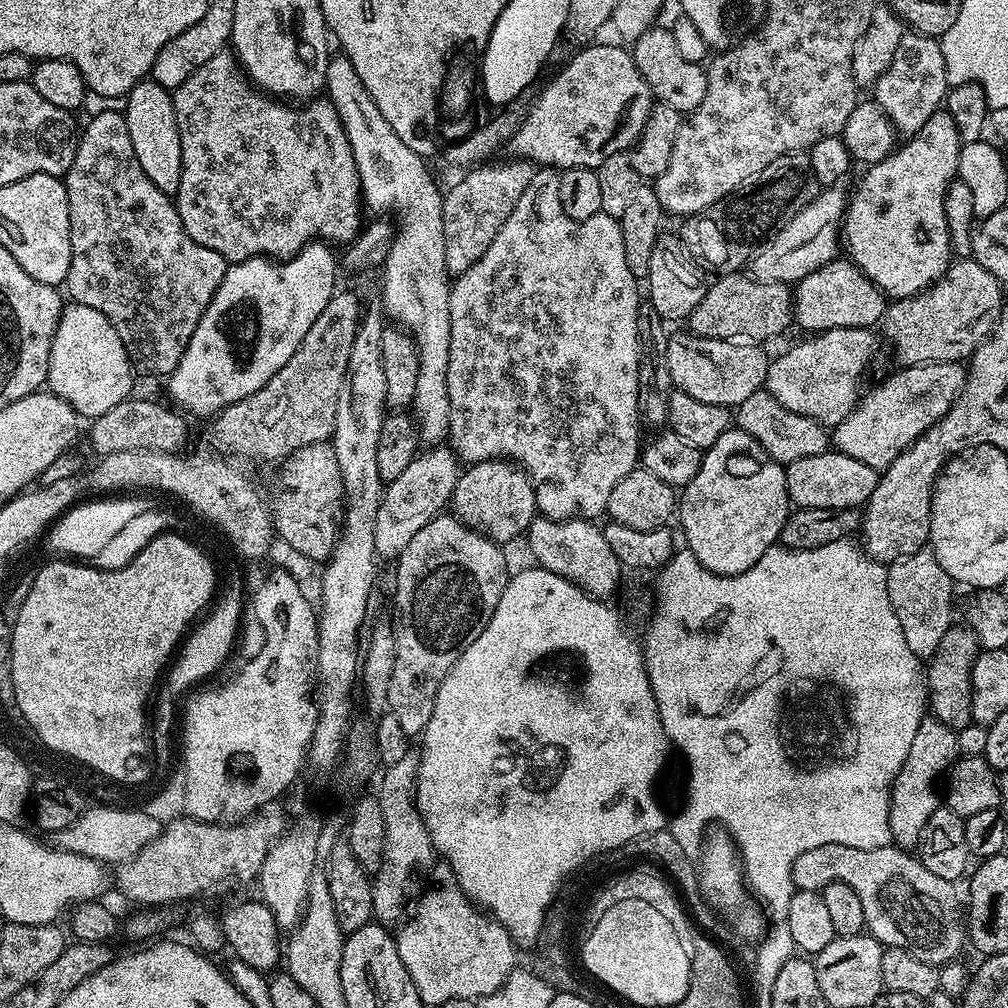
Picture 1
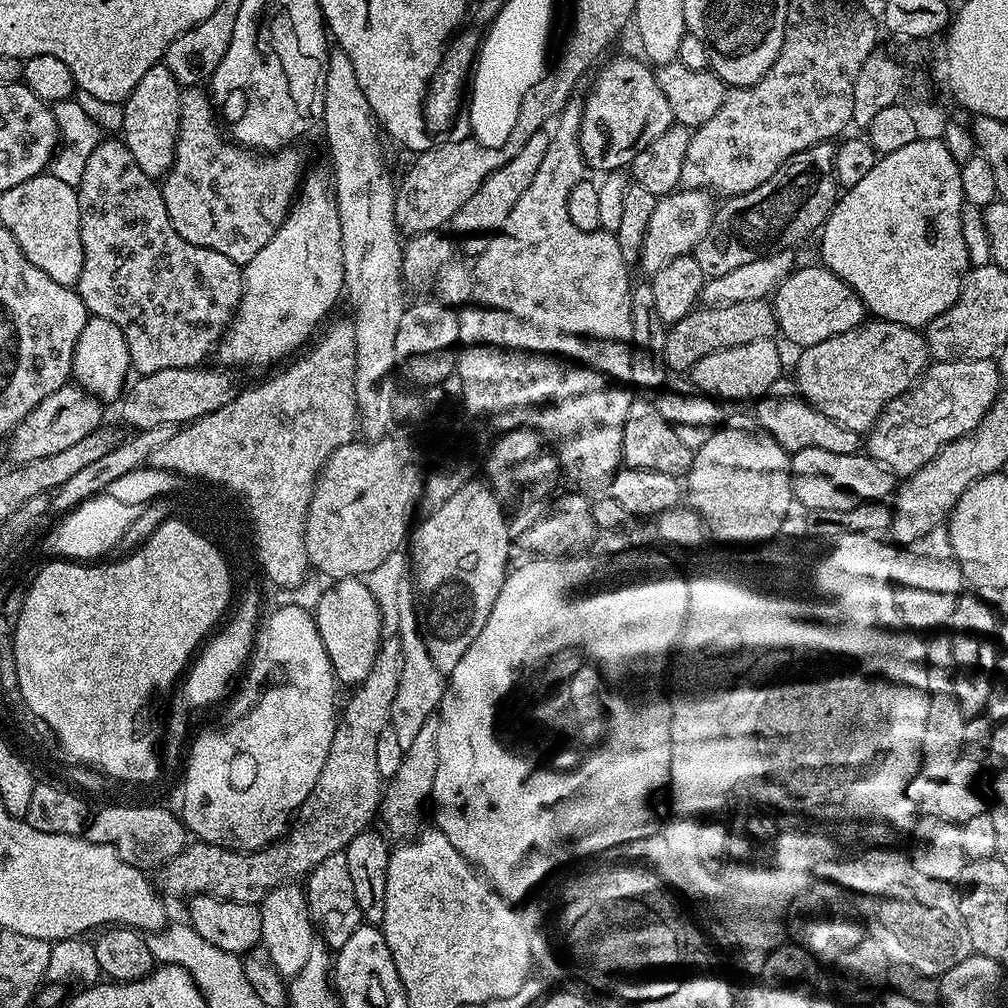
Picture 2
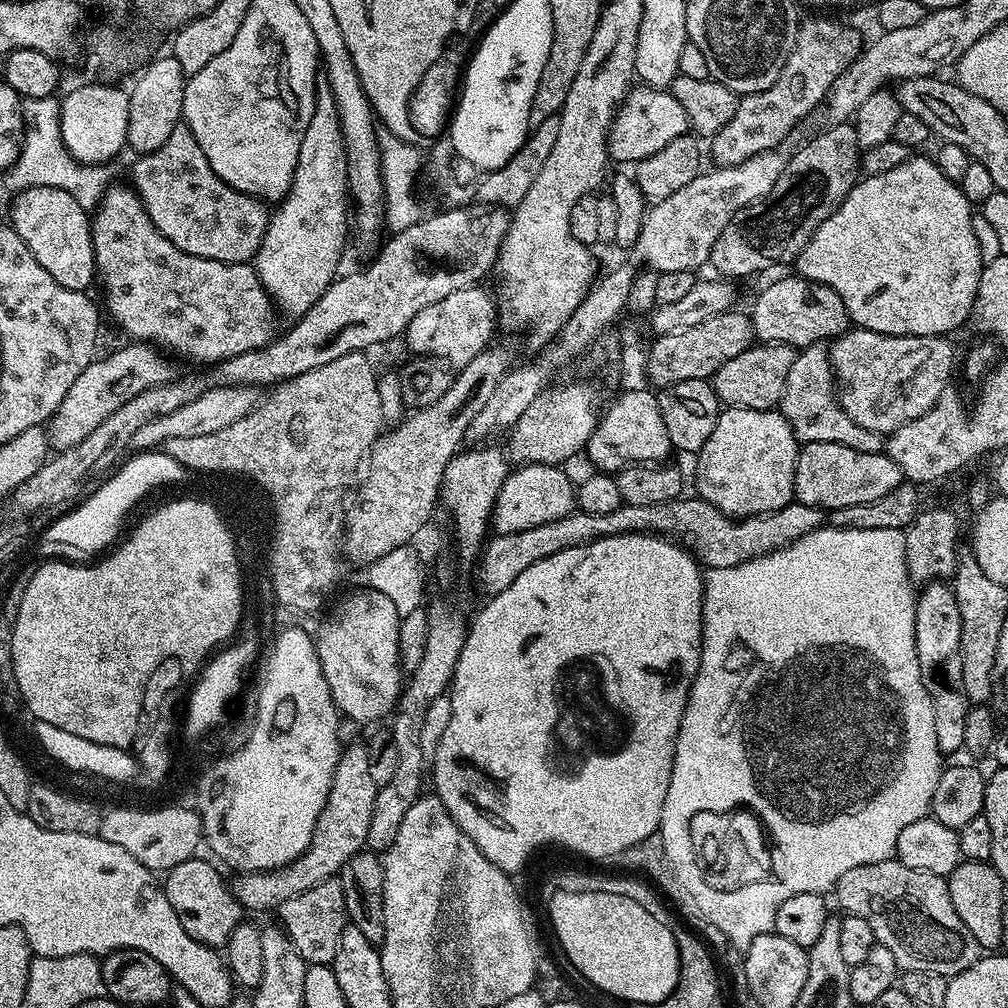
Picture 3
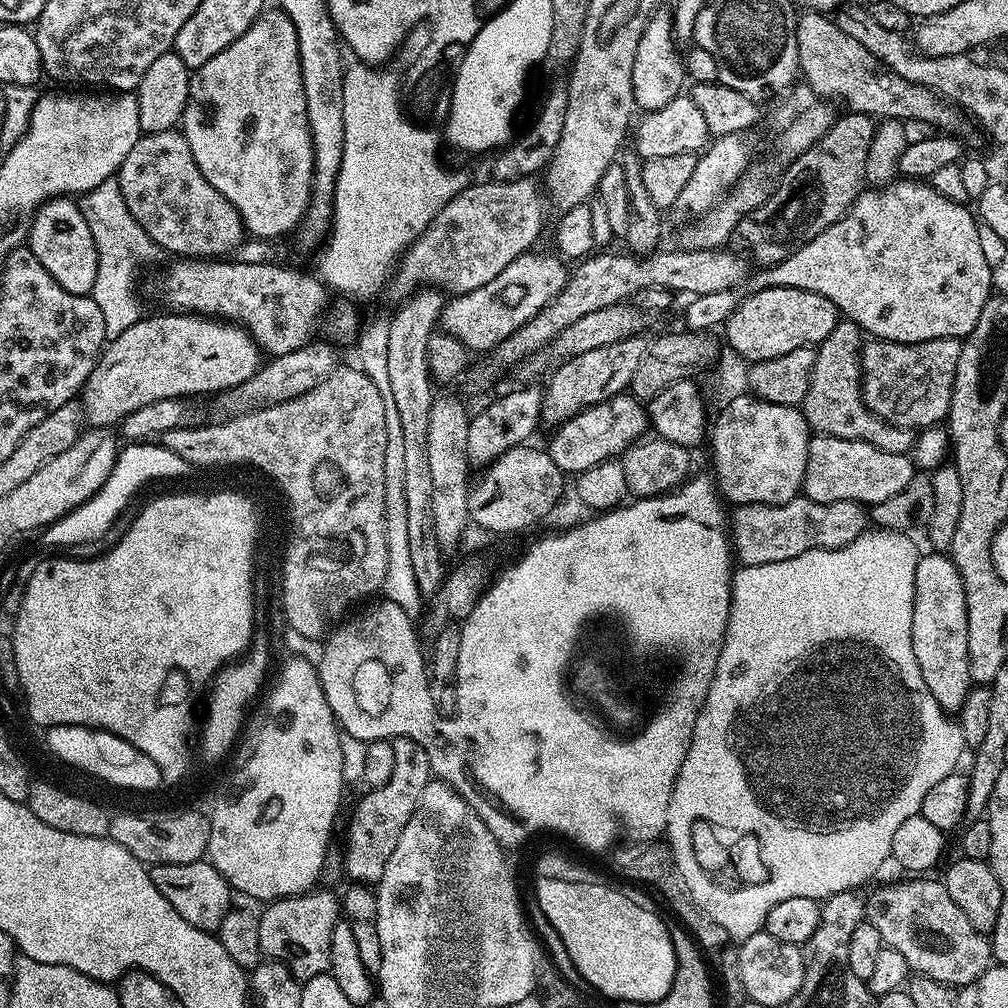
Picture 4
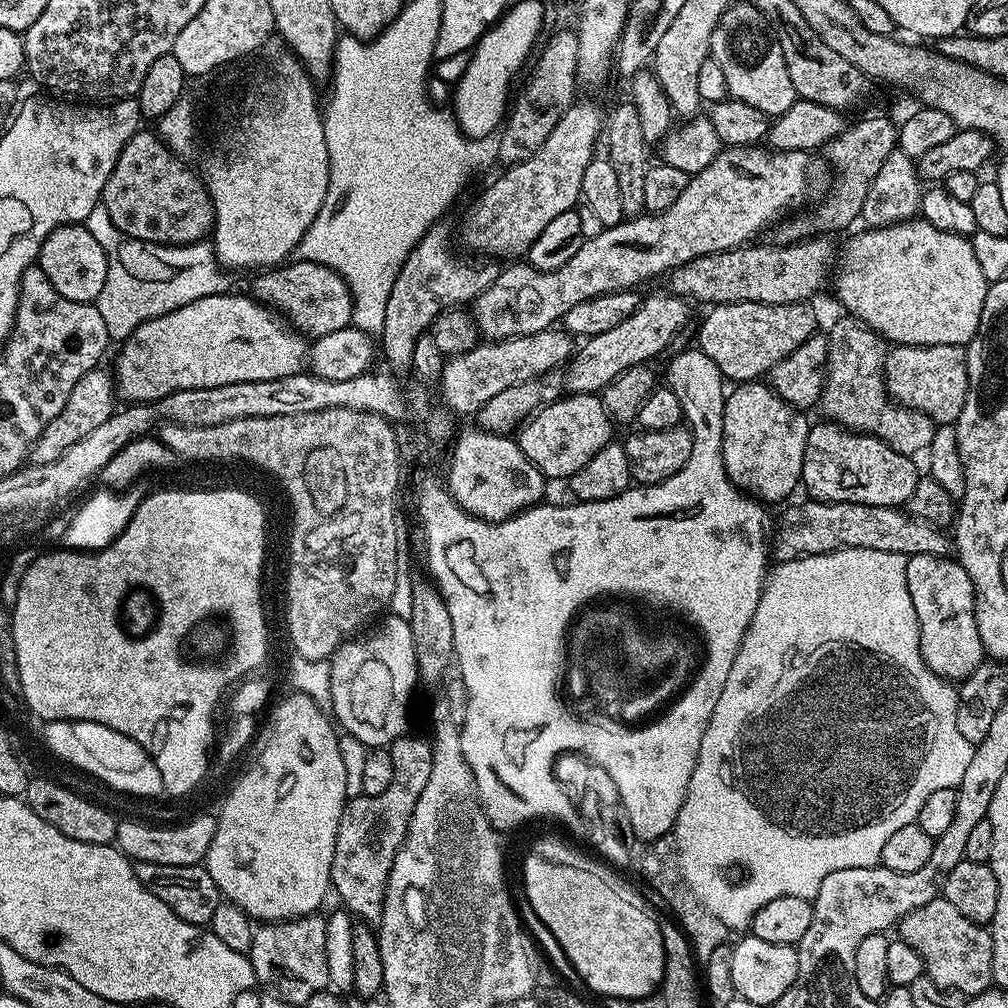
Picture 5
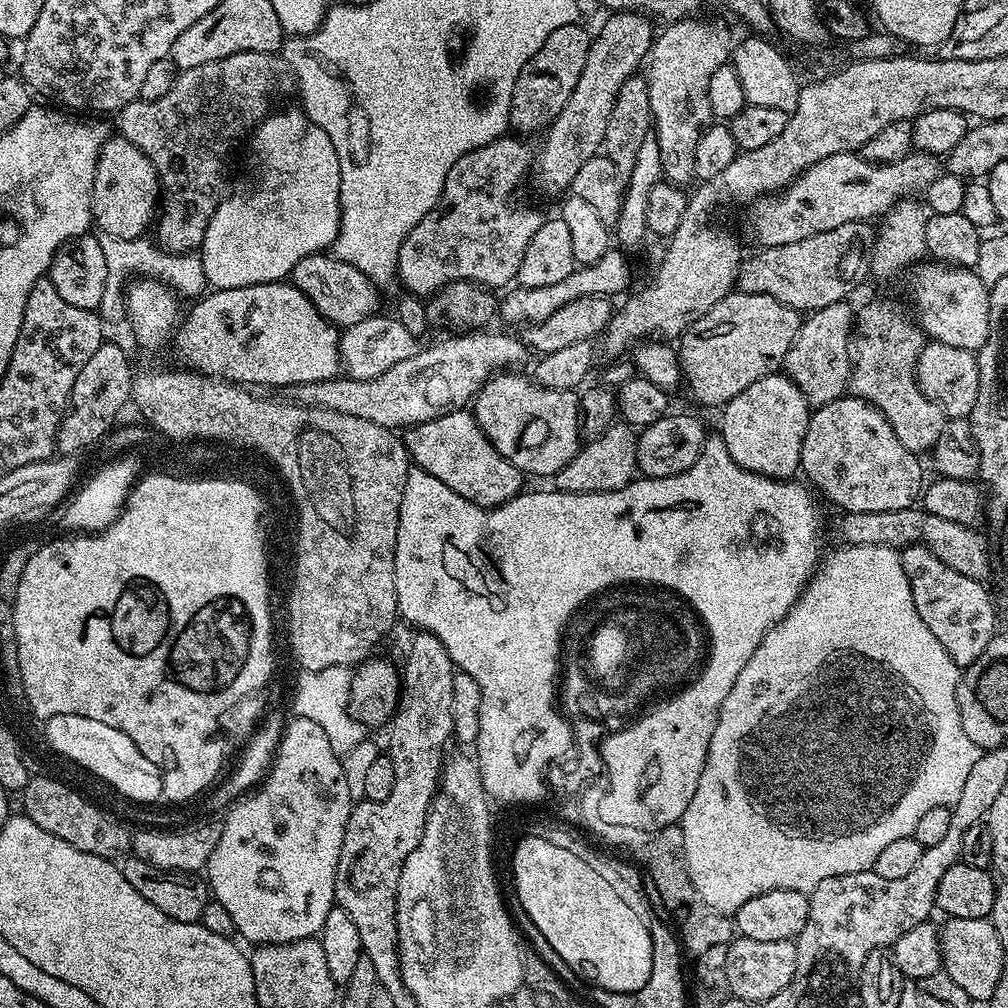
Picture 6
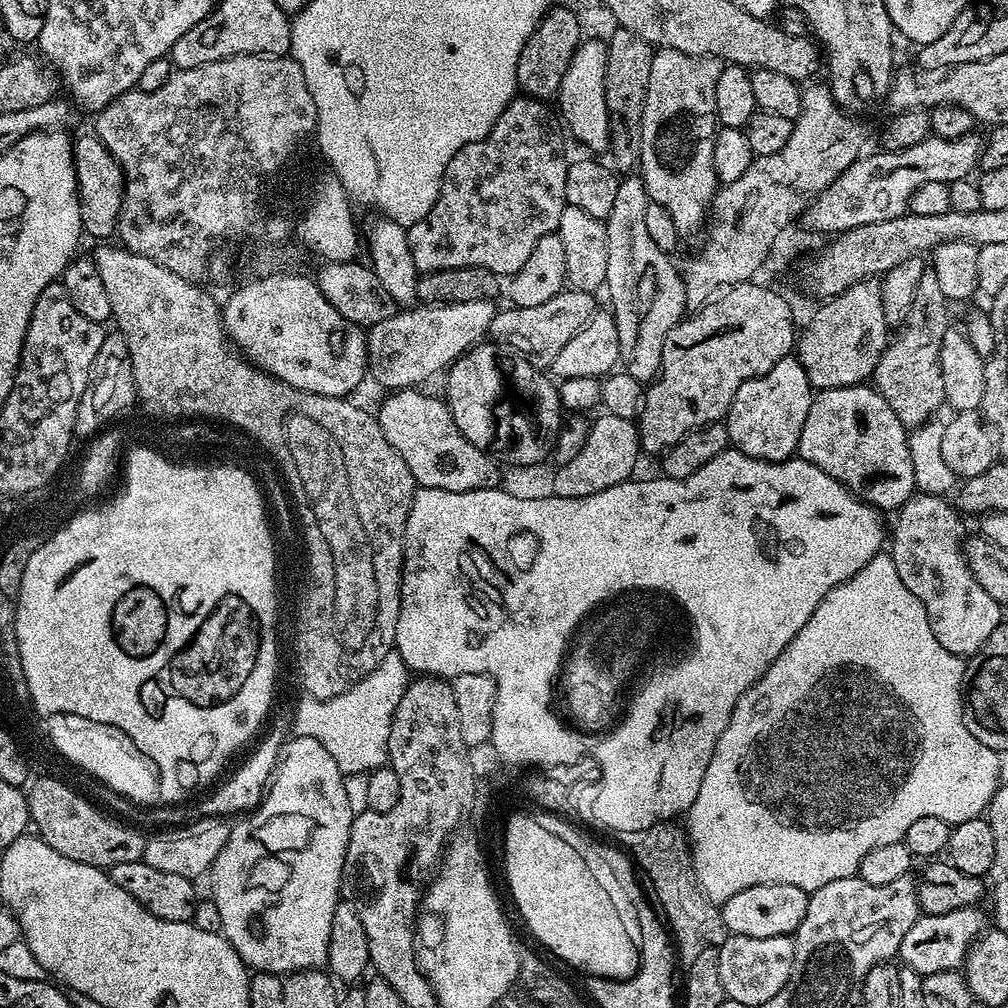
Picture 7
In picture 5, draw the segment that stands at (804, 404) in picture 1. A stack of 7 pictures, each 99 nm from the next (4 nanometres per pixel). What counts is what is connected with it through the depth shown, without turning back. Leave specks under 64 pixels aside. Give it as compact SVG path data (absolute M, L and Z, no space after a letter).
M901 344L893 347L884 357L884 375L888 394L903 408L913 408L929 416L936 425L955 425L968 393L968 357L959 344Z

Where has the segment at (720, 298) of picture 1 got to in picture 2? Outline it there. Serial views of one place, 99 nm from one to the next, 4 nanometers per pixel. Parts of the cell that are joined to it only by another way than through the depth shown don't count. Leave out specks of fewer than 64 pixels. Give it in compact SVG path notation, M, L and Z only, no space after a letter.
M767 299L734 302L717 308L700 306L667 329L662 355L665 364L673 373L674 371L687 373L694 366L694 362L698 362L698 358L704 358L706 354L723 348L742 346L746 342L766 340L776 331L776 316Z

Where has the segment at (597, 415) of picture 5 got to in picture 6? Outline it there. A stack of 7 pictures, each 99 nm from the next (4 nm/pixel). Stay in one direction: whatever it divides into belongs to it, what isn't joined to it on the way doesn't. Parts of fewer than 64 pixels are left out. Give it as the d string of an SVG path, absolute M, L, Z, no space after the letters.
M497 374L480 387L480 392L474 401L474 415L478 426L486 434L486 438L494 446L494 450L498 450L498 454L502 454L502 458L506 458L506 462L514 465L519 472L532 476L548 476L548 478L555 477L558 470L562 470L562 466L566 466L566 462L570 462L570 458L574 458L574 454L578 454L578 450L582 446L580 438L580 427L578 426L578 418L580 417L580 398L575 391L566 388L543 388L541 384L537 384L535 380L529 378L527 375L516 376L520 374Z

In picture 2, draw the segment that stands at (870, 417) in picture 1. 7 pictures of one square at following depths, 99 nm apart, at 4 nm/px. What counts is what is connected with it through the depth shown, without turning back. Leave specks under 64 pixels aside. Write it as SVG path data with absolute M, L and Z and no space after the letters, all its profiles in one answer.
M995 359L991 360L941 360L933 363L924 375L898 398L891 400L884 413L876 419L872 431L866 436L866 452L883 468L903 478L916 472L959 436L972 432L982 422L990 406L1000 393L1000 369Z

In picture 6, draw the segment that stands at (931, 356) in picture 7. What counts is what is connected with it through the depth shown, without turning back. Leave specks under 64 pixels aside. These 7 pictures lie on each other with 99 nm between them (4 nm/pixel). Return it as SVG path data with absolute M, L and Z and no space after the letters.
M868 304L864 309L857 311L854 316L854 335L852 337L852 373L848 375L847 391L872 404L884 415L886 422L890 422L890 430L894 430L898 442L906 446L906 450L917 454L931 453L932 448L942 435L942 426L945 422L944 411L940 404L936 404L922 390L916 381L916 360L923 350L926 337L920 331L920 325L908 320L892 304Z

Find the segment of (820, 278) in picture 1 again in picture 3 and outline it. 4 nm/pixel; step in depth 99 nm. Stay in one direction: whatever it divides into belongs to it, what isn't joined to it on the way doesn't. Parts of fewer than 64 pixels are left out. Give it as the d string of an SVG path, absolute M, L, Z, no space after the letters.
M799 274L784 276L768 284L750 307L755 339L769 344L791 344L799 350L811 344L831 342L849 331L848 311L830 286L814 284Z

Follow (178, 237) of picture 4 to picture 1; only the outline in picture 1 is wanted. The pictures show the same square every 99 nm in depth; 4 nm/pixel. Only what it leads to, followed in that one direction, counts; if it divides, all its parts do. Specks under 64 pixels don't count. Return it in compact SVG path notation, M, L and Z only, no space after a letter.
M225 50L214 54L214 58L210 58L210 62L206 62L206 66L194 70L194 74L190 78L186 78L186 82L182 82L182 86L175 88L172 92L172 101L178 122L178 134L182 142L182 182L178 182L174 203L186 234L190 234L190 238L194 238L194 242L222 254L222 258L226 262L257 258L271 258L277 262L283 262L291 256L298 255L307 244L311 244L315 240L344 246L356 239L362 228L362 221L360 222L360 208L362 209L360 176L354 166L354 154L350 150L346 130L338 118L336 107L329 104L327 99L316 98L305 103L308 104L305 108L291 108L288 105L291 103L281 102L259 90L254 90L235 55L231 51Z

